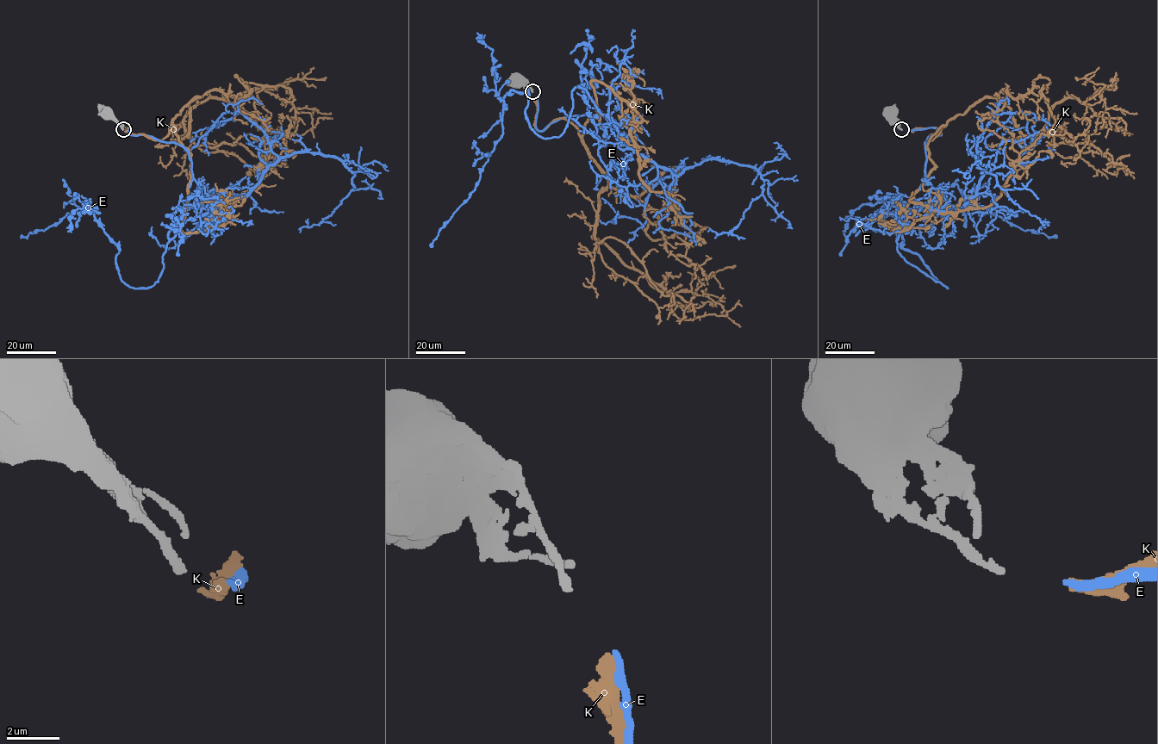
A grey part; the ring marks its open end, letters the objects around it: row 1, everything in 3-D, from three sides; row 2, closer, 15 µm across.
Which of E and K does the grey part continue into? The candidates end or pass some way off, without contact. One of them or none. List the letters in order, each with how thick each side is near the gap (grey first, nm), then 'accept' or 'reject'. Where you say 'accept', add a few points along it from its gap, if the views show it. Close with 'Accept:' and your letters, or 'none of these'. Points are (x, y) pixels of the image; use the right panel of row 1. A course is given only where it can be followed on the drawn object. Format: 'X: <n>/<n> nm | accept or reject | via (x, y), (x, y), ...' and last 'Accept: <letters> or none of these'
E: 300/240 nm | reject
K: 300/440 nm | accept | via (907, 130), (936, 127), (931, 140), (994, 97), (1024, 135), (1068, 97), (1129, 134), (1116, 119)
Accept: K

